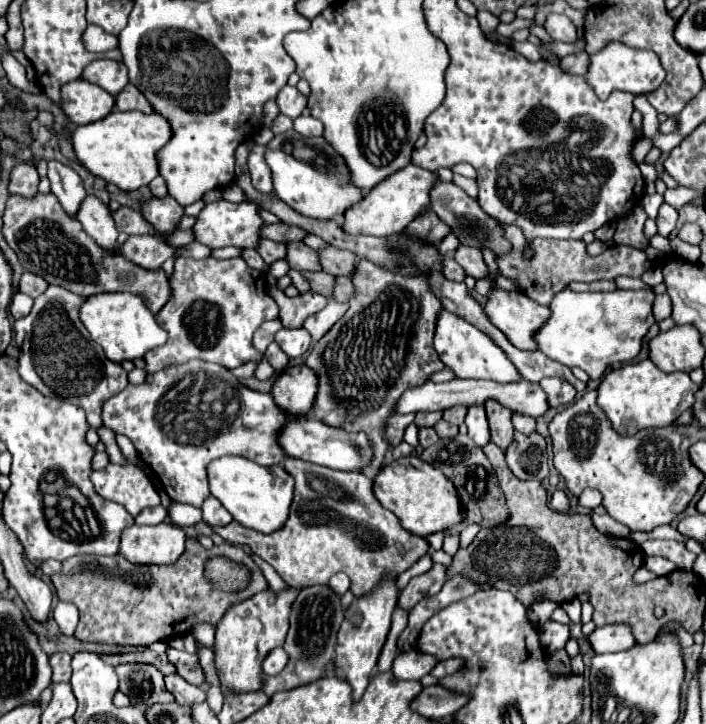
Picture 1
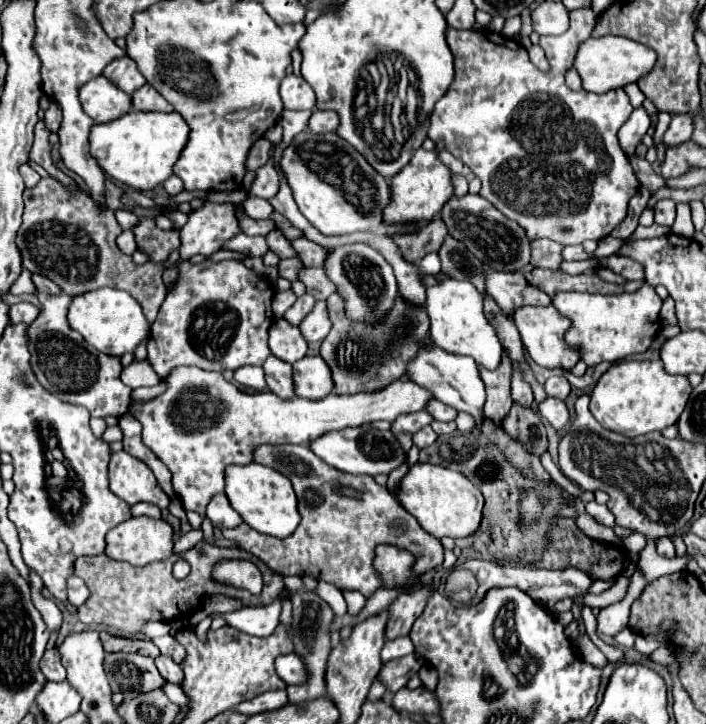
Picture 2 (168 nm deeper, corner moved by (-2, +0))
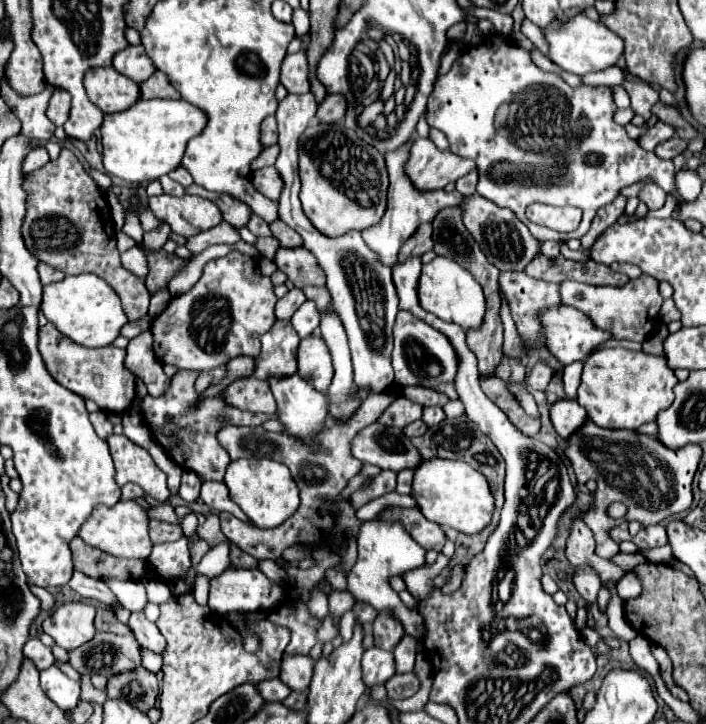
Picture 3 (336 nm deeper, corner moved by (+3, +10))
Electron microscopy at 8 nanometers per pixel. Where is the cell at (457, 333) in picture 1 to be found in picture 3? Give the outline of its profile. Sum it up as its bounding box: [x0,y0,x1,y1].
[419,257,485,333]

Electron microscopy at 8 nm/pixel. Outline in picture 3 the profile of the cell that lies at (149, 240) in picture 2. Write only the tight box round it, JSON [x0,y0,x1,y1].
[145,251,183,293]

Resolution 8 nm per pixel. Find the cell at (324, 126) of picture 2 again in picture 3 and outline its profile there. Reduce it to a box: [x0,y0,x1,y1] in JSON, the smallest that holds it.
[317,95,345,123]

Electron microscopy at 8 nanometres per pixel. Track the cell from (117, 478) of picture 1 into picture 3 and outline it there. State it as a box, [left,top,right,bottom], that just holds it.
[107,435,171,501]

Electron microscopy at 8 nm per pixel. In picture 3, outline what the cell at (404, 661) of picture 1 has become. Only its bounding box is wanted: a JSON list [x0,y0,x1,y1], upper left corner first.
[363,647,395,687]

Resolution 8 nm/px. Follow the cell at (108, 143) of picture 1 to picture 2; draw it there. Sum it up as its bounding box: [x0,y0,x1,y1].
[90,109,188,191]

